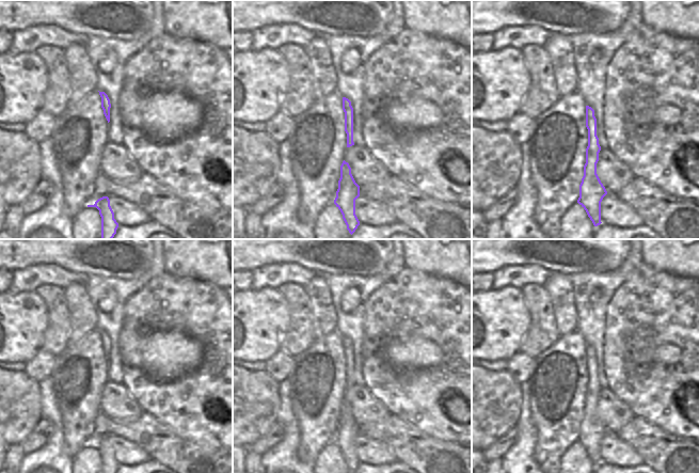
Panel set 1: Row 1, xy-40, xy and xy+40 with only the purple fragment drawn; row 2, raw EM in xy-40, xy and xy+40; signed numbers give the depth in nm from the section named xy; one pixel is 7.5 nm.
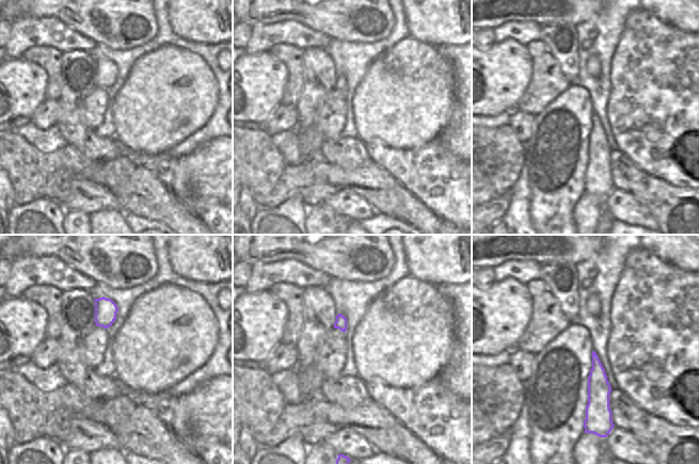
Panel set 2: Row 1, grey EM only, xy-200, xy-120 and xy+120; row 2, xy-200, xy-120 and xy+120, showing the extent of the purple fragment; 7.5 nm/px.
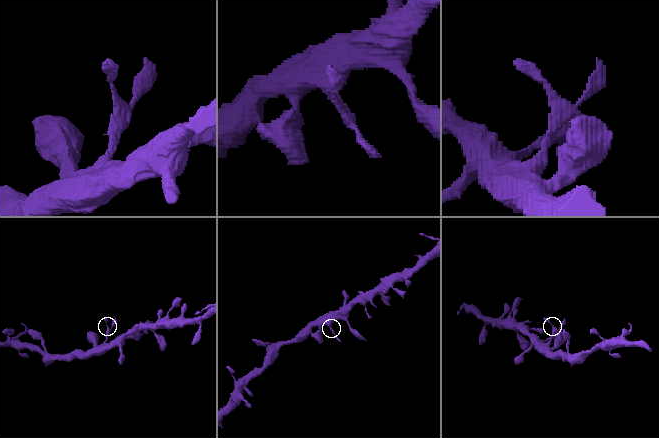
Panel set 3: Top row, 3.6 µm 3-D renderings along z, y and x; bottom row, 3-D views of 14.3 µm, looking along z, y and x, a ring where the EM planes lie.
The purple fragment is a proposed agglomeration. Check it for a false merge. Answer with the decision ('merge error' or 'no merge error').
no merge error

